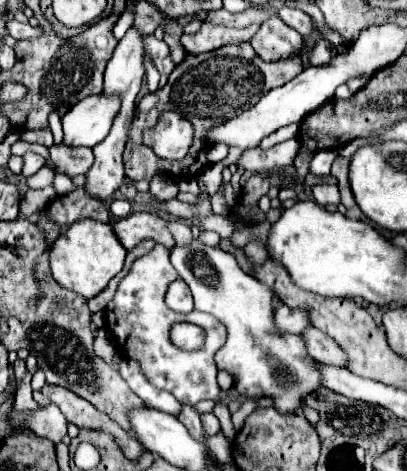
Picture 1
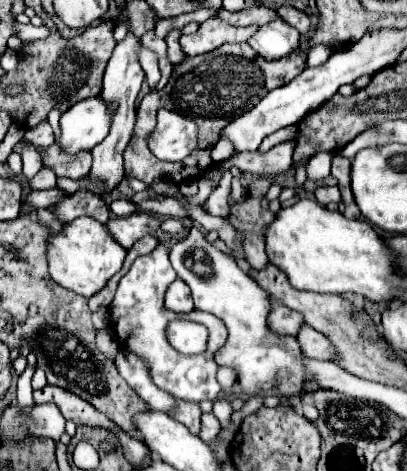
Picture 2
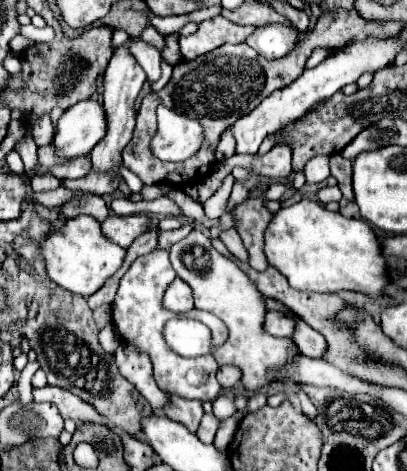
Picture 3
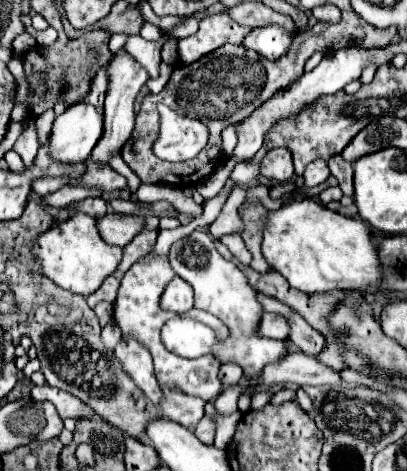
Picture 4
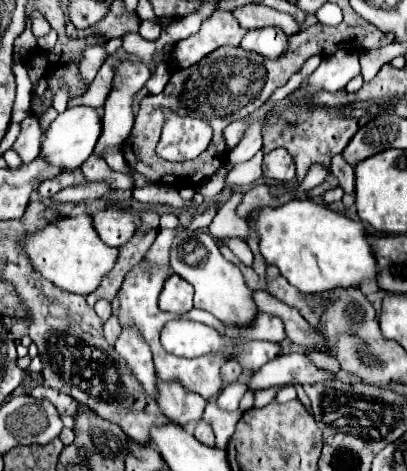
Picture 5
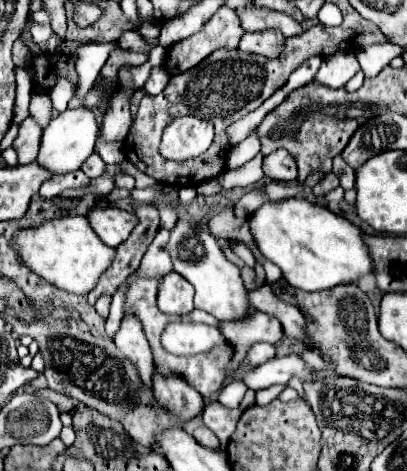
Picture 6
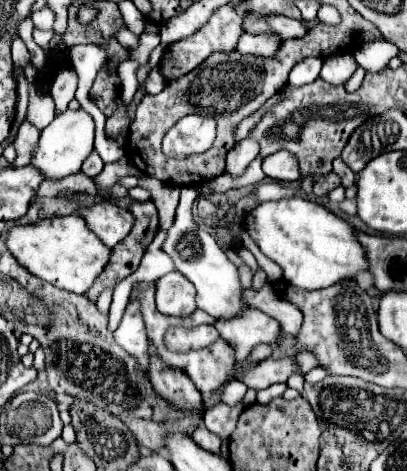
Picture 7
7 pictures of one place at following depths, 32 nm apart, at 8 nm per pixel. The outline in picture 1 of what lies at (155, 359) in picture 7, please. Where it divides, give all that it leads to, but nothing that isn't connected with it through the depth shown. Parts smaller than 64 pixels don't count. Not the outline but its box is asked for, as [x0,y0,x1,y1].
[176,404,202,440]

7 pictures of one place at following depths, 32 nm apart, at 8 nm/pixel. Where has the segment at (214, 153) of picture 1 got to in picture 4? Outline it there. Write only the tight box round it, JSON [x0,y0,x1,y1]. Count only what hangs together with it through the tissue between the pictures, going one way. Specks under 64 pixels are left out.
[222,124,236,156]

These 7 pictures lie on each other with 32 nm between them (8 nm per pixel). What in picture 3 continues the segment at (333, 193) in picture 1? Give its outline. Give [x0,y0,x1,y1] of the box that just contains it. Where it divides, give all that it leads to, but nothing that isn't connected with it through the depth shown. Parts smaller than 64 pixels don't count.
[318,186,342,204]

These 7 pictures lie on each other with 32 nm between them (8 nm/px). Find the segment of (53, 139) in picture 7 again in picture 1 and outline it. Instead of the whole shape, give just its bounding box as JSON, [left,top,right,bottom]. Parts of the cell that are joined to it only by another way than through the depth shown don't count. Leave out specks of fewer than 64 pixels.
[62,94,120,148]

